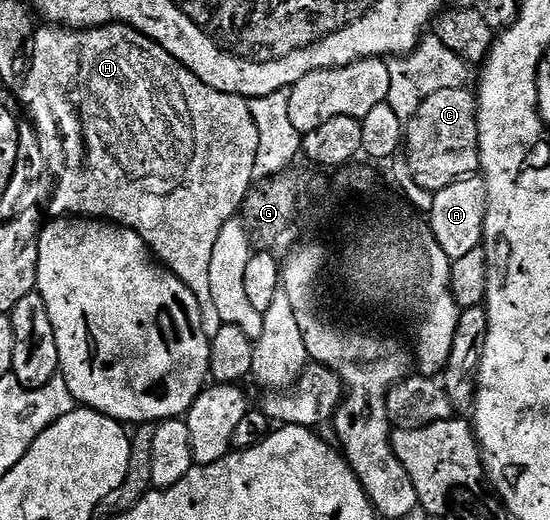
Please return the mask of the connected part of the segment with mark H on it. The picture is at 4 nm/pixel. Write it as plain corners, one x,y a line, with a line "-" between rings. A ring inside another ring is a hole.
110,23
104,27
86,29
68,29
58,25
40,26
35,33
31,68
27,79
21,85
22,91
23,99
27,102
27,111
31,114
29,122
41,141
41,153
45,153
47,170
53,180
49,198
45,203
45,207
52,211
50,214
55,217
101,219
136,231
151,248
156,260
167,270
172,271
193,293
193,297
197,297
203,314
201,325
205,325
205,337
209,340
217,337
217,329
221,329
224,323
217,313
209,285
209,265
213,262
213,249
217,245
221,229
225,229
227,222
240,214
245,197
256,182
254,165
257,158
258,131
250,113
248,100
242,95
221,93
205,85
205,81
198,79
185,64
174,59
162,45
154,43
148,35
143,35
137,29
127,27
123,23

